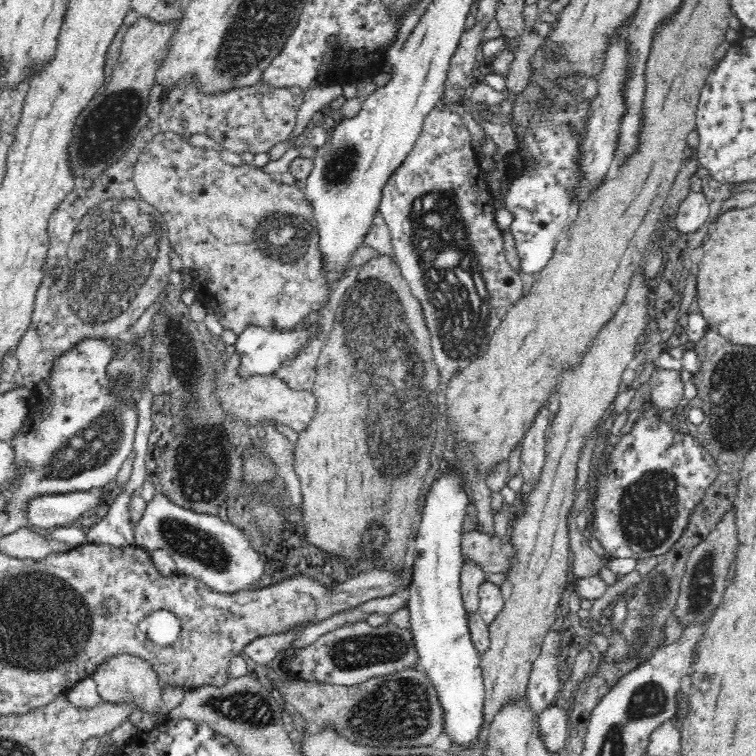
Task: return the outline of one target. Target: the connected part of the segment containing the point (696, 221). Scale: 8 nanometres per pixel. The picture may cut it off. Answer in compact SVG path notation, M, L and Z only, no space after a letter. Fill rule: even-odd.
M690 190L679 204L677 214L672 218L679 235L695 233L708 220L709 202L703 192Z

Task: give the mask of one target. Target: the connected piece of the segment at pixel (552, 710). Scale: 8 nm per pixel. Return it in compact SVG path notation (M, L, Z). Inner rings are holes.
M553 704L538 716L539 736L550 753L566 748L569 736L566 714L565 708Z

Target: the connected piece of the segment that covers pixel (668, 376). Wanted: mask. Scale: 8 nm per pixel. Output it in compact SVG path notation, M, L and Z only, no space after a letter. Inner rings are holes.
M658 370L651 378L651 393L654 408L676 408L684 398L684 383L678 370Z

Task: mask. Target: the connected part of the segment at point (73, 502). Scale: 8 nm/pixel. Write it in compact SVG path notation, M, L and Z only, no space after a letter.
M90 491L64 494L38 494L26 502L28 522L40 528L70 526L94 508L99 506L100 498Z

